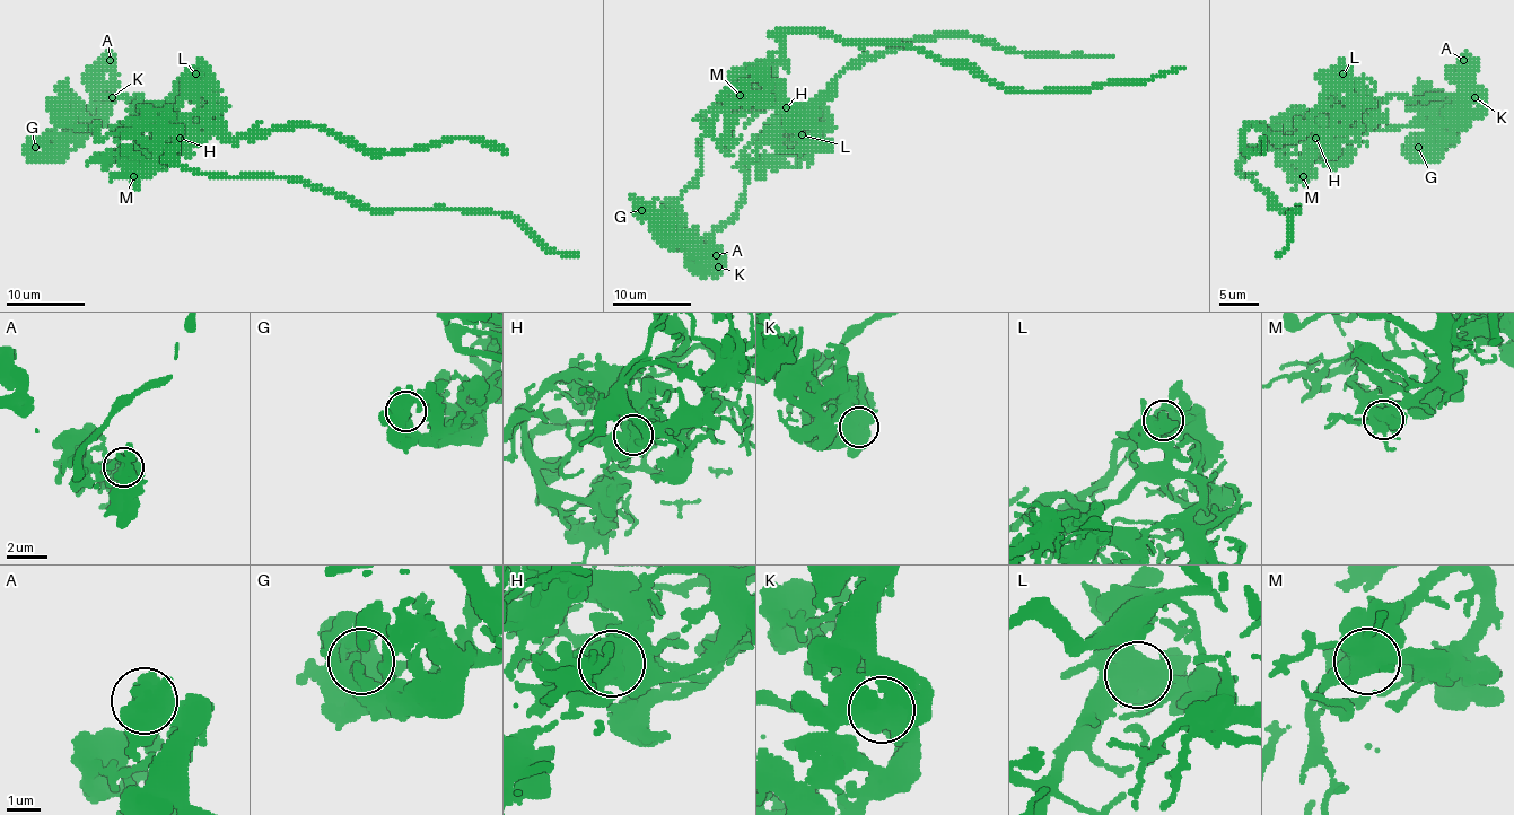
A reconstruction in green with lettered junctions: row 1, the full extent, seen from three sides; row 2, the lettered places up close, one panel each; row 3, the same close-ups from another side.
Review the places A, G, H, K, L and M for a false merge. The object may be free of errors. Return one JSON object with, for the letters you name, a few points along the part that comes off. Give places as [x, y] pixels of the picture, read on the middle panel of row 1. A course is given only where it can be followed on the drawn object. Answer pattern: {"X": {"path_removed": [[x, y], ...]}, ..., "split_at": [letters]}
{"H": {"path_removed": [[786, 106], [810, 111], [847, 69], [892, 53], [910, 42], [962, 34], [1015, 51], [1114, 58]]}, "split_at": ["H"]}

